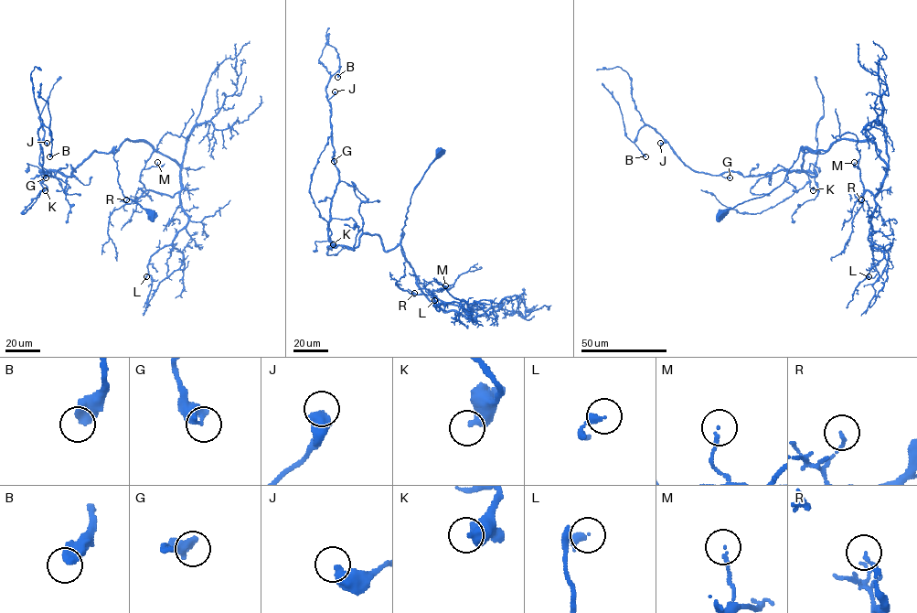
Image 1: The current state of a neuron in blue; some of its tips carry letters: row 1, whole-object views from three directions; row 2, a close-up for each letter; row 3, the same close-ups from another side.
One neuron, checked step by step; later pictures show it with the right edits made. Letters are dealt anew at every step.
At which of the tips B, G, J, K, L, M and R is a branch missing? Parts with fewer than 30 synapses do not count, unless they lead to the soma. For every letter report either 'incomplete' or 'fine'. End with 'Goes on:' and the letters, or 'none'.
B: fine
G: fine
J: fine
K: fine
L: fine
M: fine
R: fine
Goes on: none

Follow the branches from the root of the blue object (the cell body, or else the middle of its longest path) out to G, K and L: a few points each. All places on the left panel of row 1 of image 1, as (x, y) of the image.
G: (153, 214), (122, 193), (116, 146), (93, 151), (70, 176), (40, 171), (50, 174), (46, 177)
K: (153, 214), (122, 193), (113, 158), (116, 146), (108, 153), (93, 151), (70, 176), (42, 171), (45, 190)
L: (153, 214), (120, 188), (112, 149), (126, 139), (144, 140), (179, 166), (188, 220), (151, 256), (146, 276)

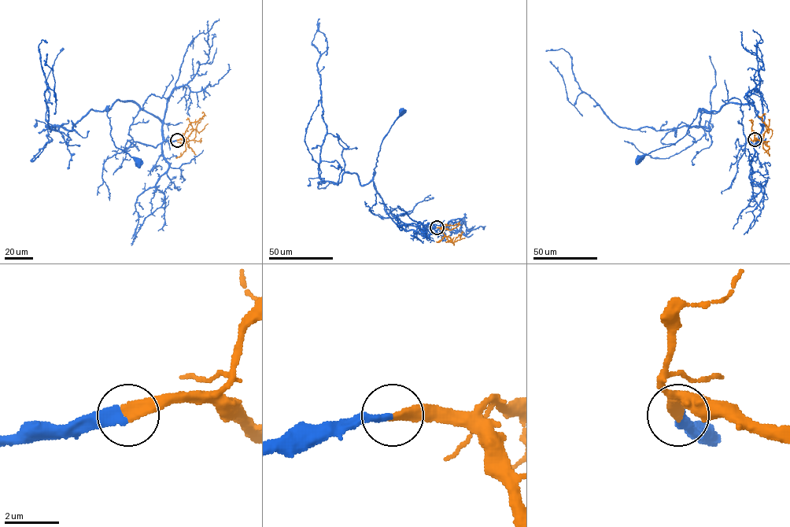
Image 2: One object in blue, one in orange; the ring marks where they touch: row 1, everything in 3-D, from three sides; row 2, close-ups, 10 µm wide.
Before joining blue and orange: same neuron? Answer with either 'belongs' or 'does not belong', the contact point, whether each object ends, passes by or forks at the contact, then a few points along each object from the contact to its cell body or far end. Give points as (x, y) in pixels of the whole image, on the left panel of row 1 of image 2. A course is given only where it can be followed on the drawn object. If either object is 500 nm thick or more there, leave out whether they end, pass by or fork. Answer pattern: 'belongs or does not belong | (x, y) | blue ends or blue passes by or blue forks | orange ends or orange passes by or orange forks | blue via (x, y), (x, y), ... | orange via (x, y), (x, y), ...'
belongs | (177, 140) | blue ends | orange ends | blue via (177, 140), (164, 139), (161, 122), (153, 115), (117, 100), (106, 109), (110, 135), (117, 148), (139, 162) | orange via (177, 140), (185, 141), (200, 121), (203, 112)

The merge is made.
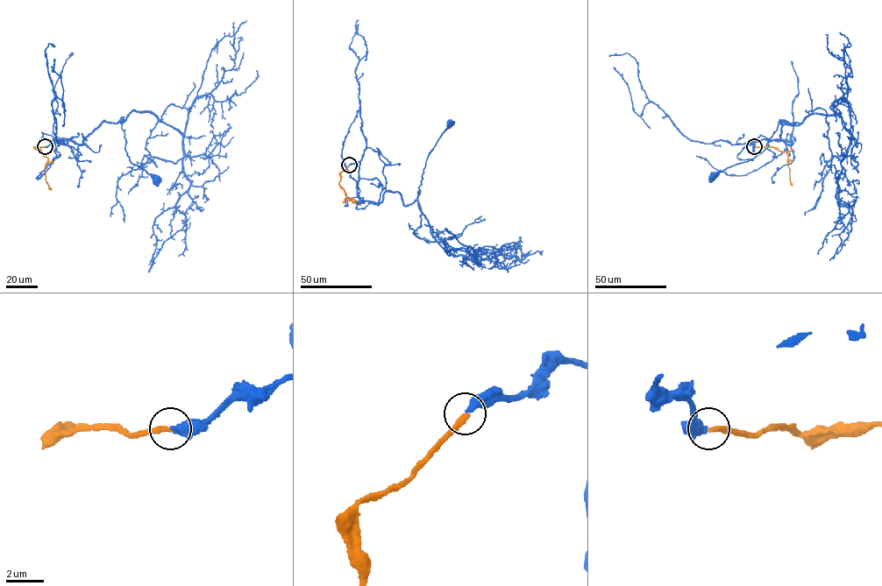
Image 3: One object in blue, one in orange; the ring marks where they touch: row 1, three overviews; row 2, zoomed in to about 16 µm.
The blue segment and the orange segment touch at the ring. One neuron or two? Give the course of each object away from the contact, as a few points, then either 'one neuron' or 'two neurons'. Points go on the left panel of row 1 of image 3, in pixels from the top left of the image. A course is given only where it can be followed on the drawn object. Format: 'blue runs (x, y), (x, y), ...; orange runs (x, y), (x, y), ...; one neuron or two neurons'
blue runs (45, 146), (55, 138), (81, 144), (102, 122), (117, 123), (124, 116), (121, 129), (129, 160), (157, 180); orange runs (45, 146), (33, 146), (48, 158), (45, 167), (46, 180), (51, 189); one neuron

